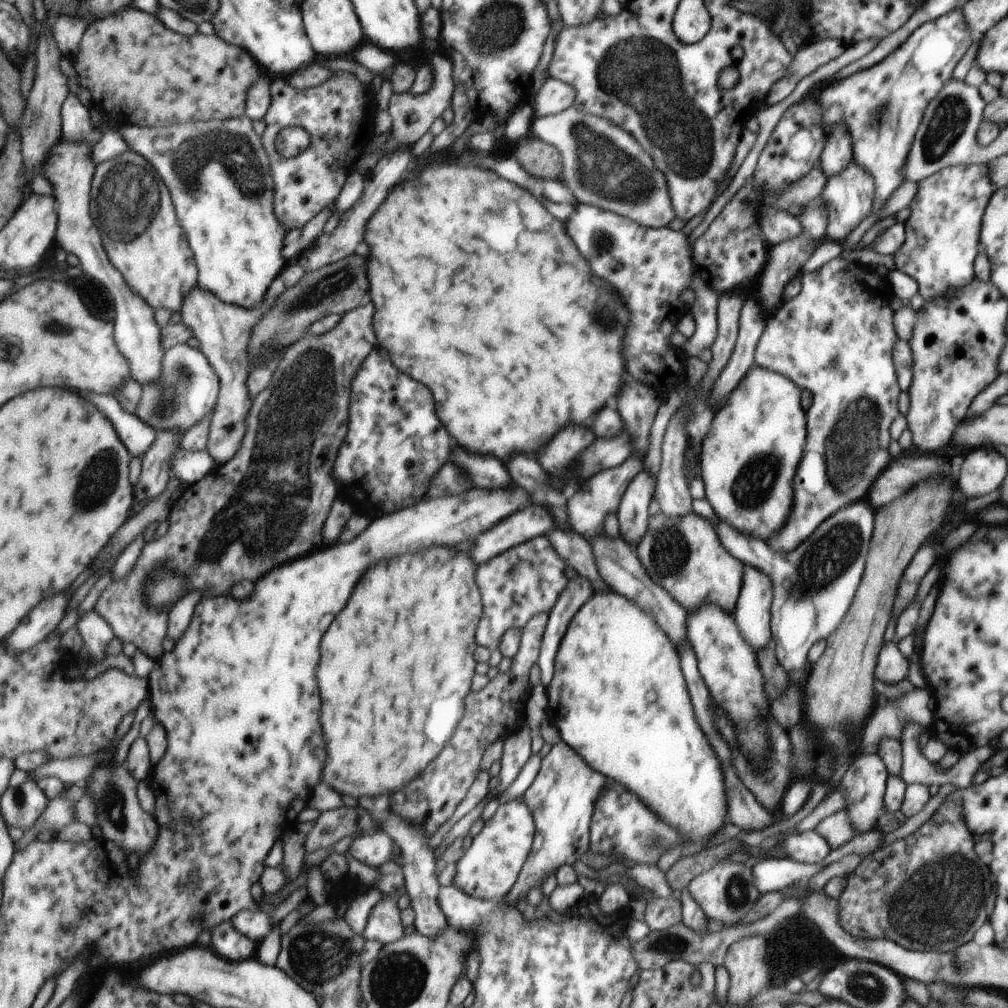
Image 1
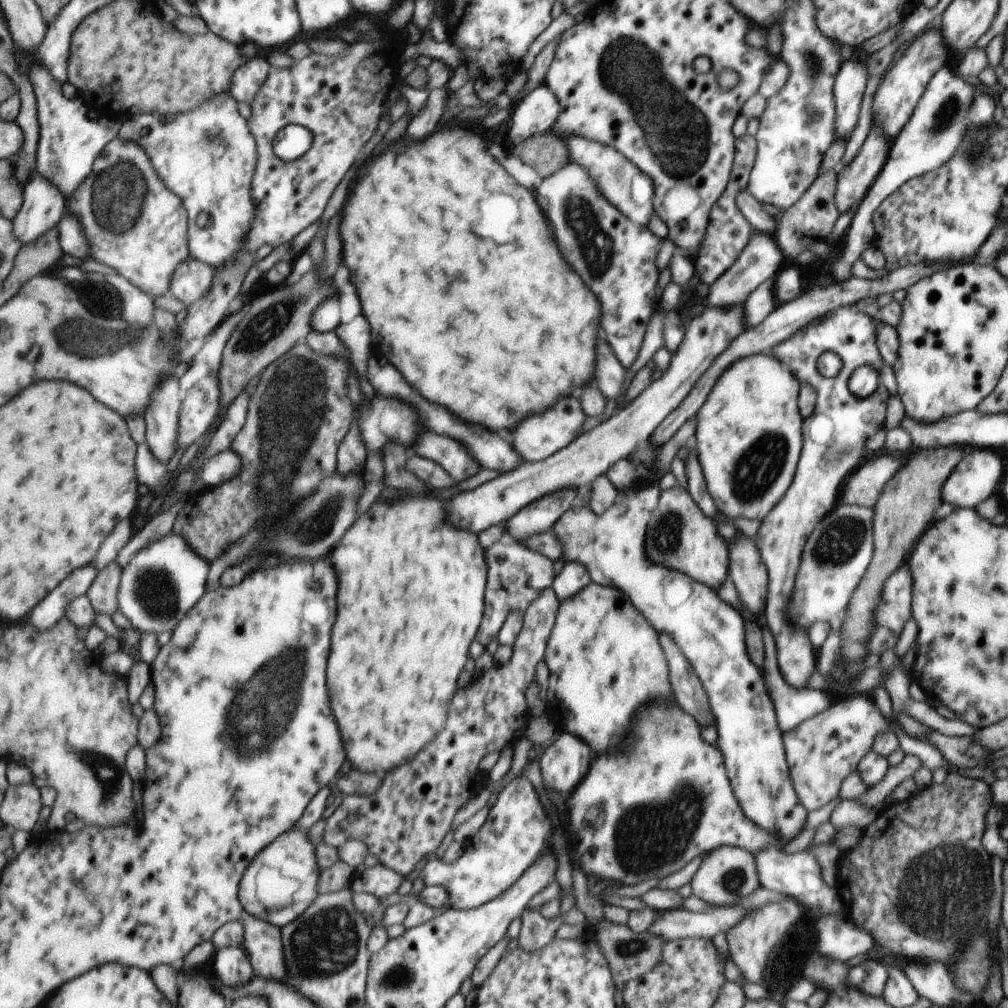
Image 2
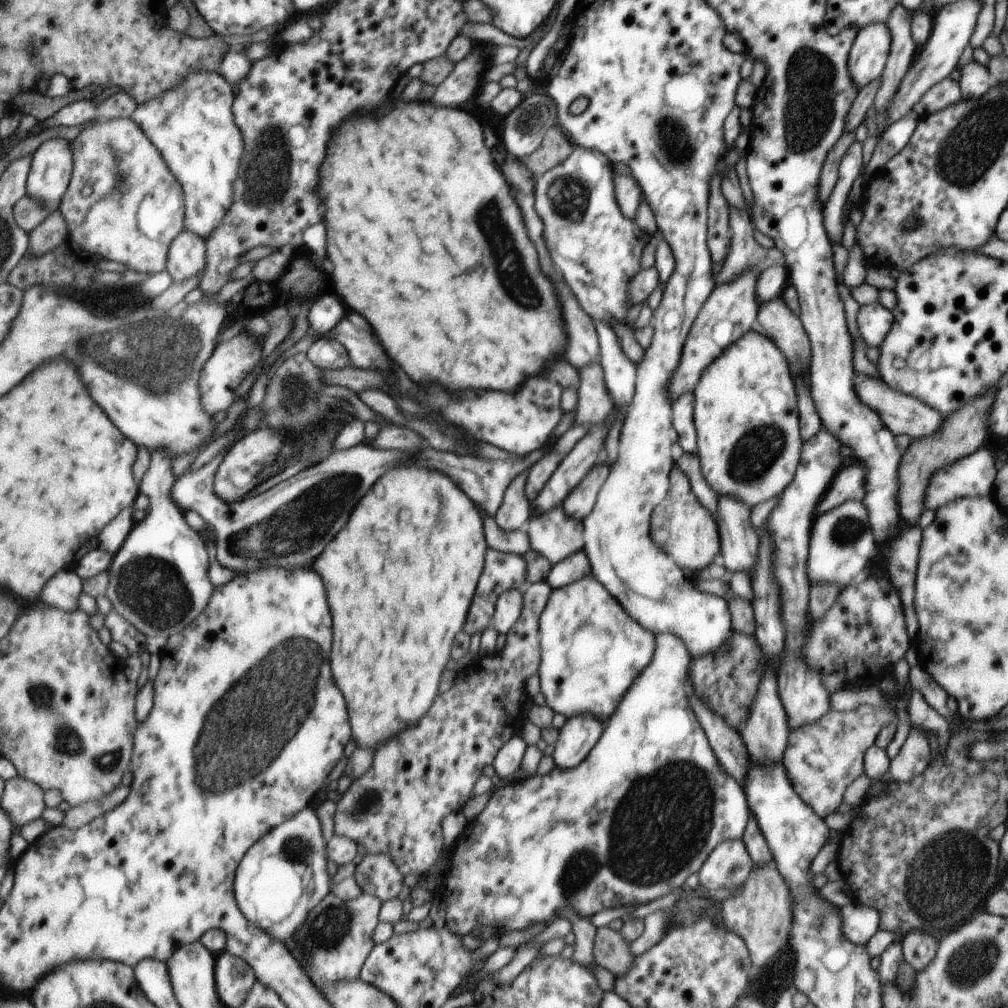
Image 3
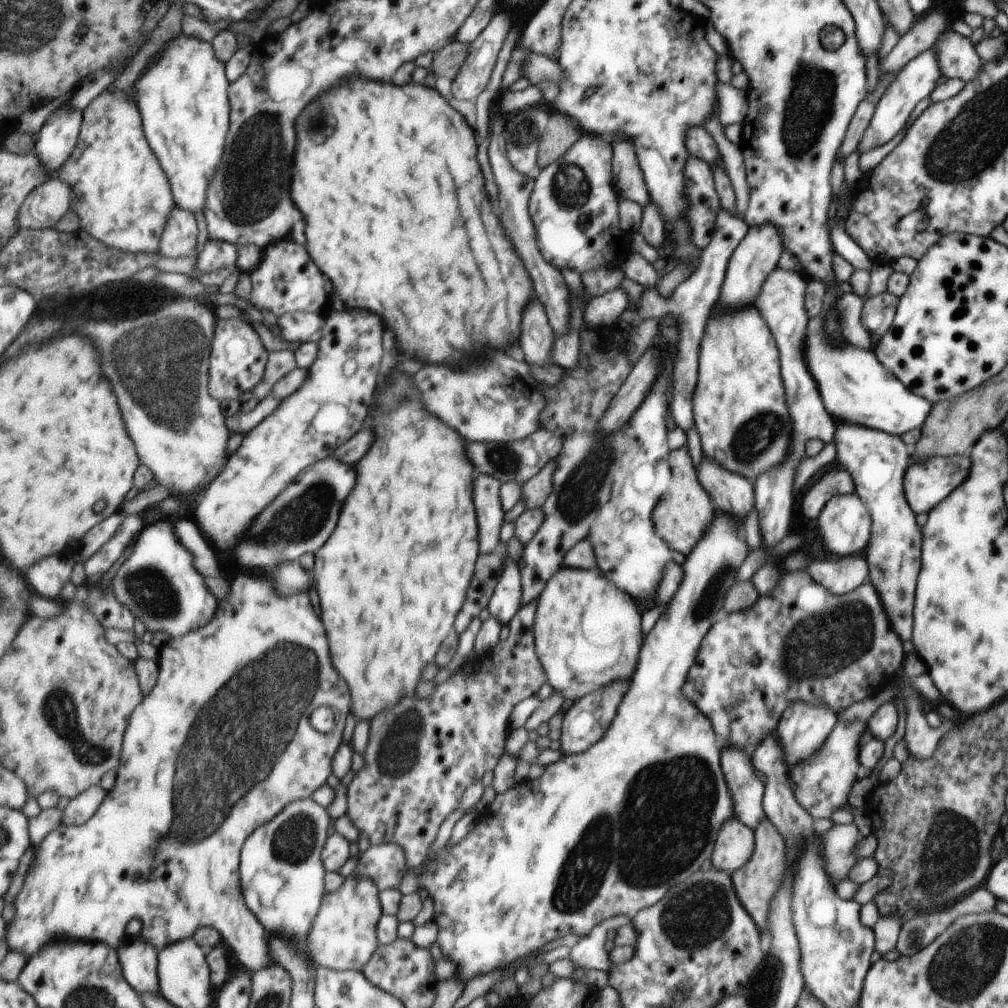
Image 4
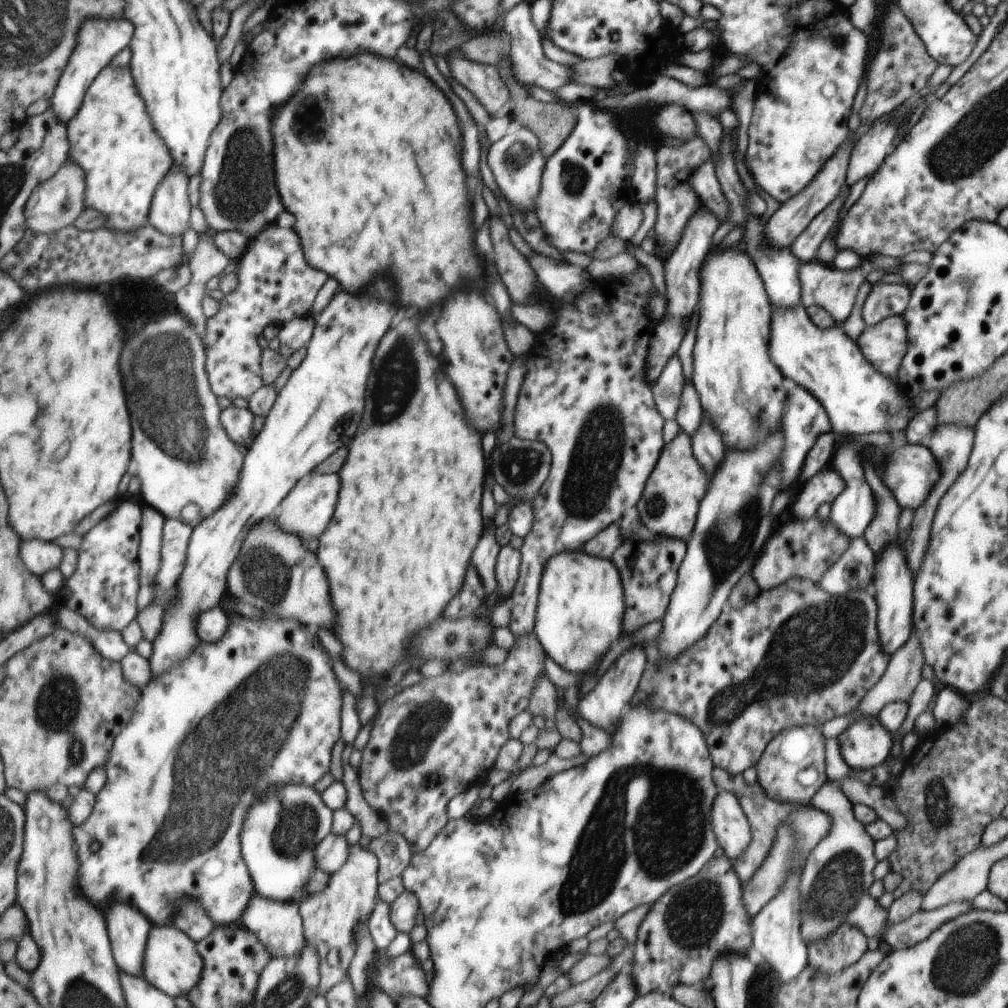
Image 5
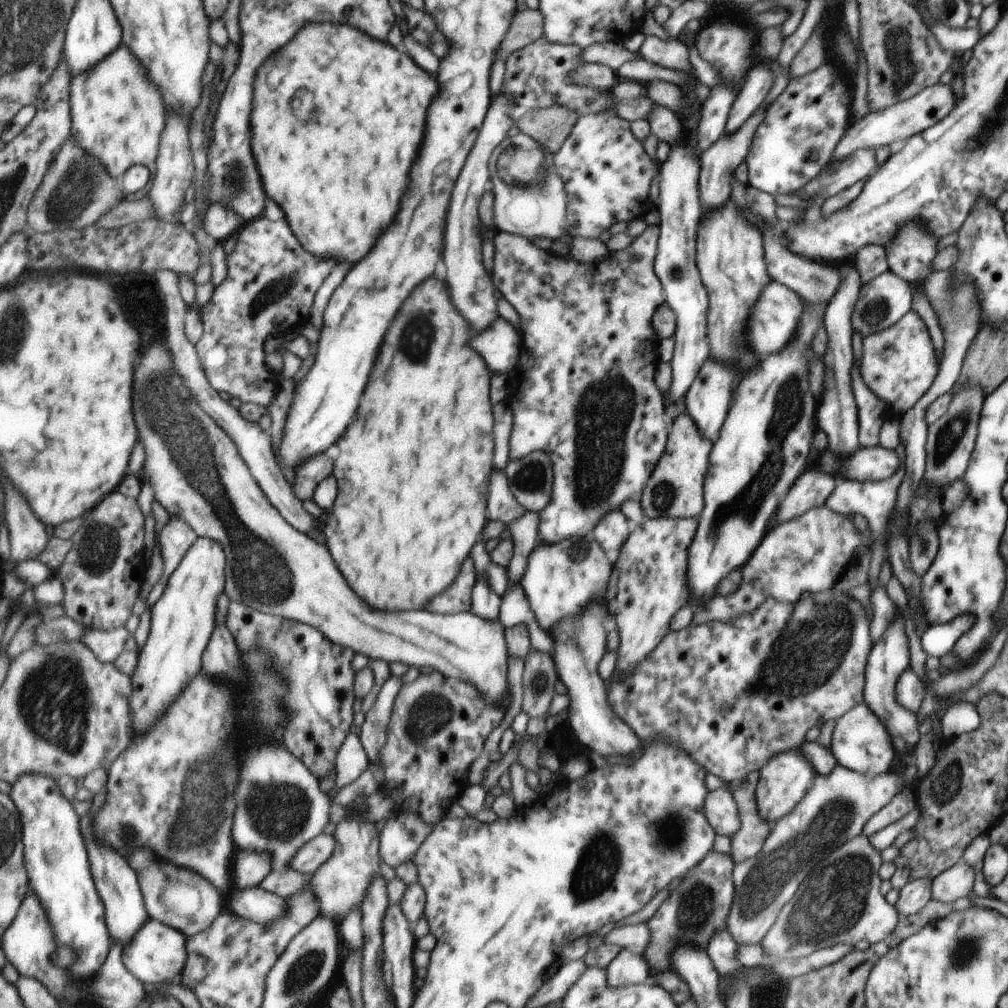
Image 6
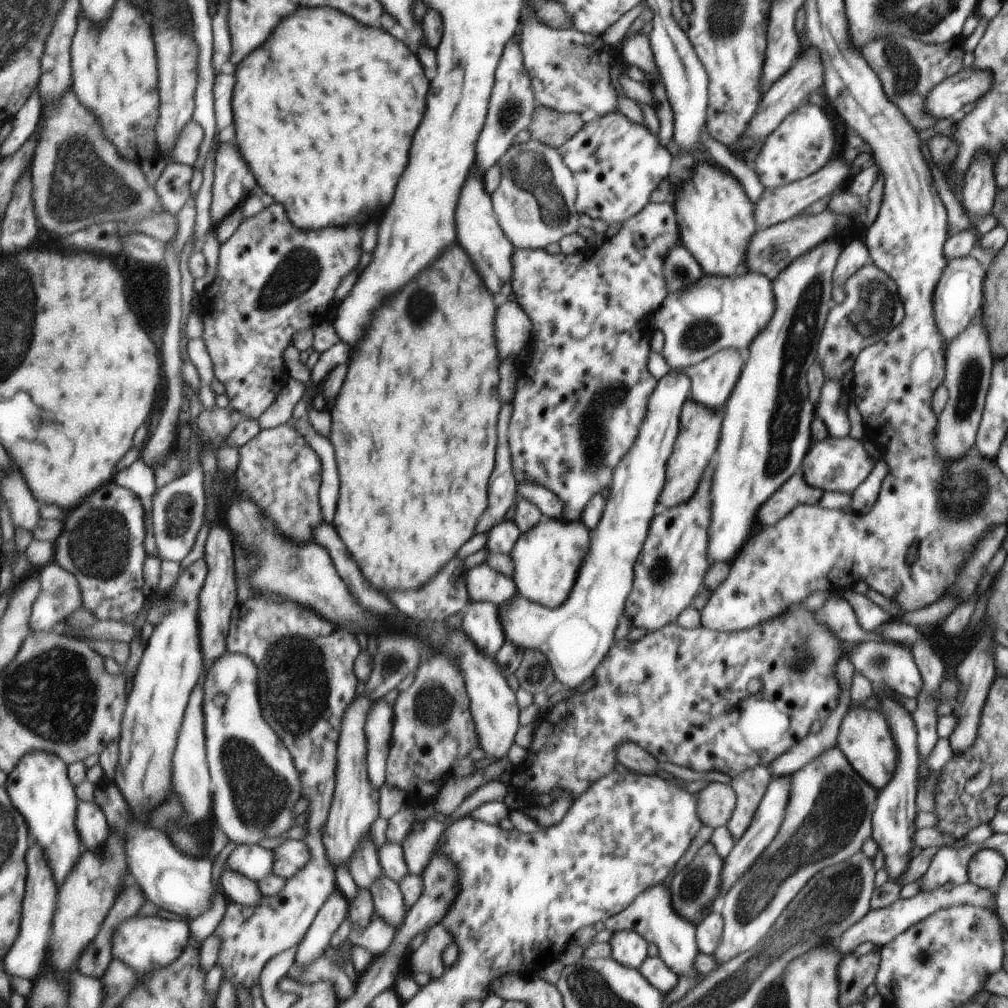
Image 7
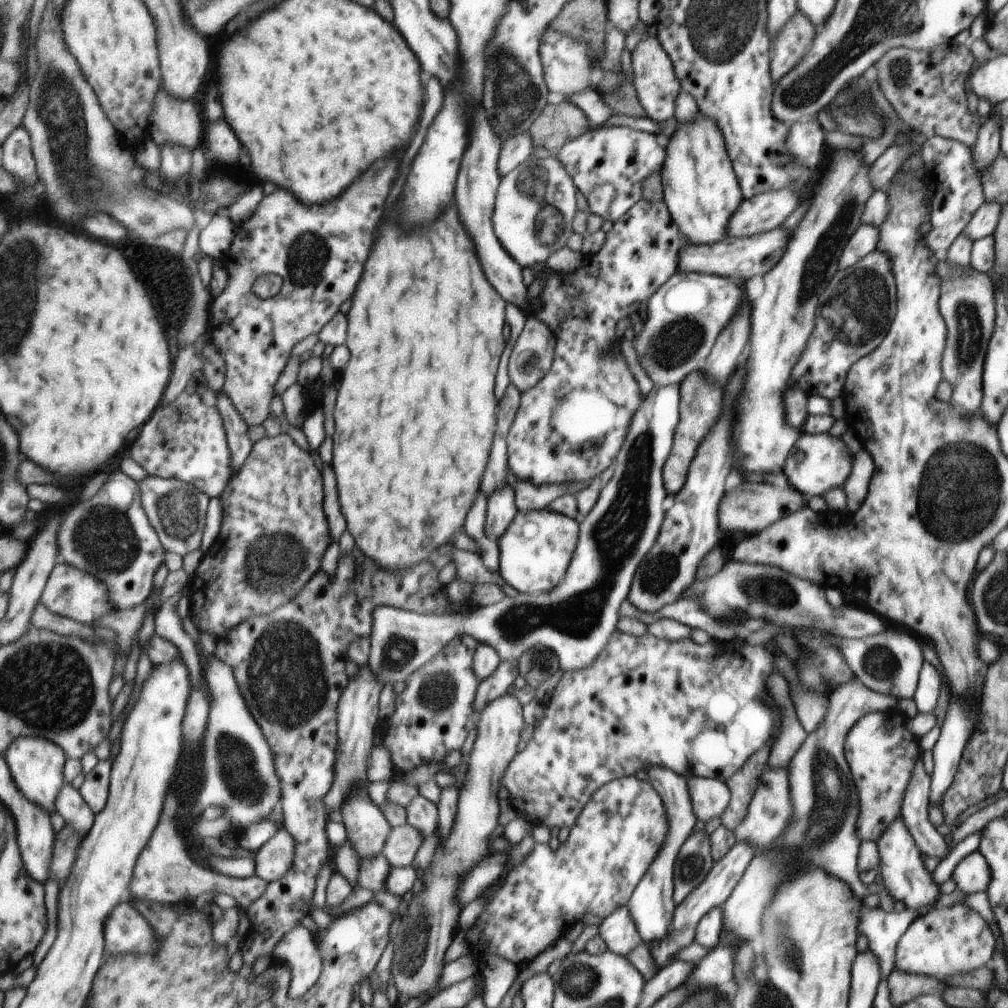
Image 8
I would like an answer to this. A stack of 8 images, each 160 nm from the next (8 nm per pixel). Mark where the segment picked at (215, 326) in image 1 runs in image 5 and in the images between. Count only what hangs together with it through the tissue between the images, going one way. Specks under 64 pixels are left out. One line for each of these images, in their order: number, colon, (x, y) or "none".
2: (192, 281)
3: (187, 257)
4: (180, 237)
5: (171, 212)

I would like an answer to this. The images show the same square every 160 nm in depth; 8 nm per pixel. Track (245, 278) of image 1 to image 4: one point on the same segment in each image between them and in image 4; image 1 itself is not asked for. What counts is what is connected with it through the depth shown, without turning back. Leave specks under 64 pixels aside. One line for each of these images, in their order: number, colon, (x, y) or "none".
2: (208, 156)
3: (194, 126)
4: (185, 98)

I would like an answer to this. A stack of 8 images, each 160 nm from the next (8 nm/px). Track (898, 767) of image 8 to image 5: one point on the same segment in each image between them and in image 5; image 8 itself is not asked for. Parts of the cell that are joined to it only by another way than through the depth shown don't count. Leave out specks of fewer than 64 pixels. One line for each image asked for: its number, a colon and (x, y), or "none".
5: (864, 744)
6: (859, 741)
7: (864, 736)

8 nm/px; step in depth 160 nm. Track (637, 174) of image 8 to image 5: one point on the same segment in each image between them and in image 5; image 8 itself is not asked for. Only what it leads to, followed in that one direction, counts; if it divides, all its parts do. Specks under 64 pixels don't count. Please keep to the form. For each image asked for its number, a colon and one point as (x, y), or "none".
5: (583, 186)
6: (605, 172)
7: (617, 164)

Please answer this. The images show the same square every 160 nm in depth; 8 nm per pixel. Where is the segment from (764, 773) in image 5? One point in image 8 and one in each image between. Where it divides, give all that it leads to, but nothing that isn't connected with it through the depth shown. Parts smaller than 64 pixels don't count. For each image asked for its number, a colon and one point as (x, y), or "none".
6: (783, 780)
7: (769, 814)
8: (721, 880)

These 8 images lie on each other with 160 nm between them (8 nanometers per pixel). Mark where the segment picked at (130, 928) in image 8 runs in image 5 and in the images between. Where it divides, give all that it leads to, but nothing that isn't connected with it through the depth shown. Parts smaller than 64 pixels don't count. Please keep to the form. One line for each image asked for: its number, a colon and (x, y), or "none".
5: (173, 963)
6: (159, 953)
7: (146, 943)

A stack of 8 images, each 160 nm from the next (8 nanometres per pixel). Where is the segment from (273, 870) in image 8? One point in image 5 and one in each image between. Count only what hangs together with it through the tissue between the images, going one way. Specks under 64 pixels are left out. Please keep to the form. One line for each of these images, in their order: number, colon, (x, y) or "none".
5: (332, 854)
6: (318, 850)
7: (291, 856)

